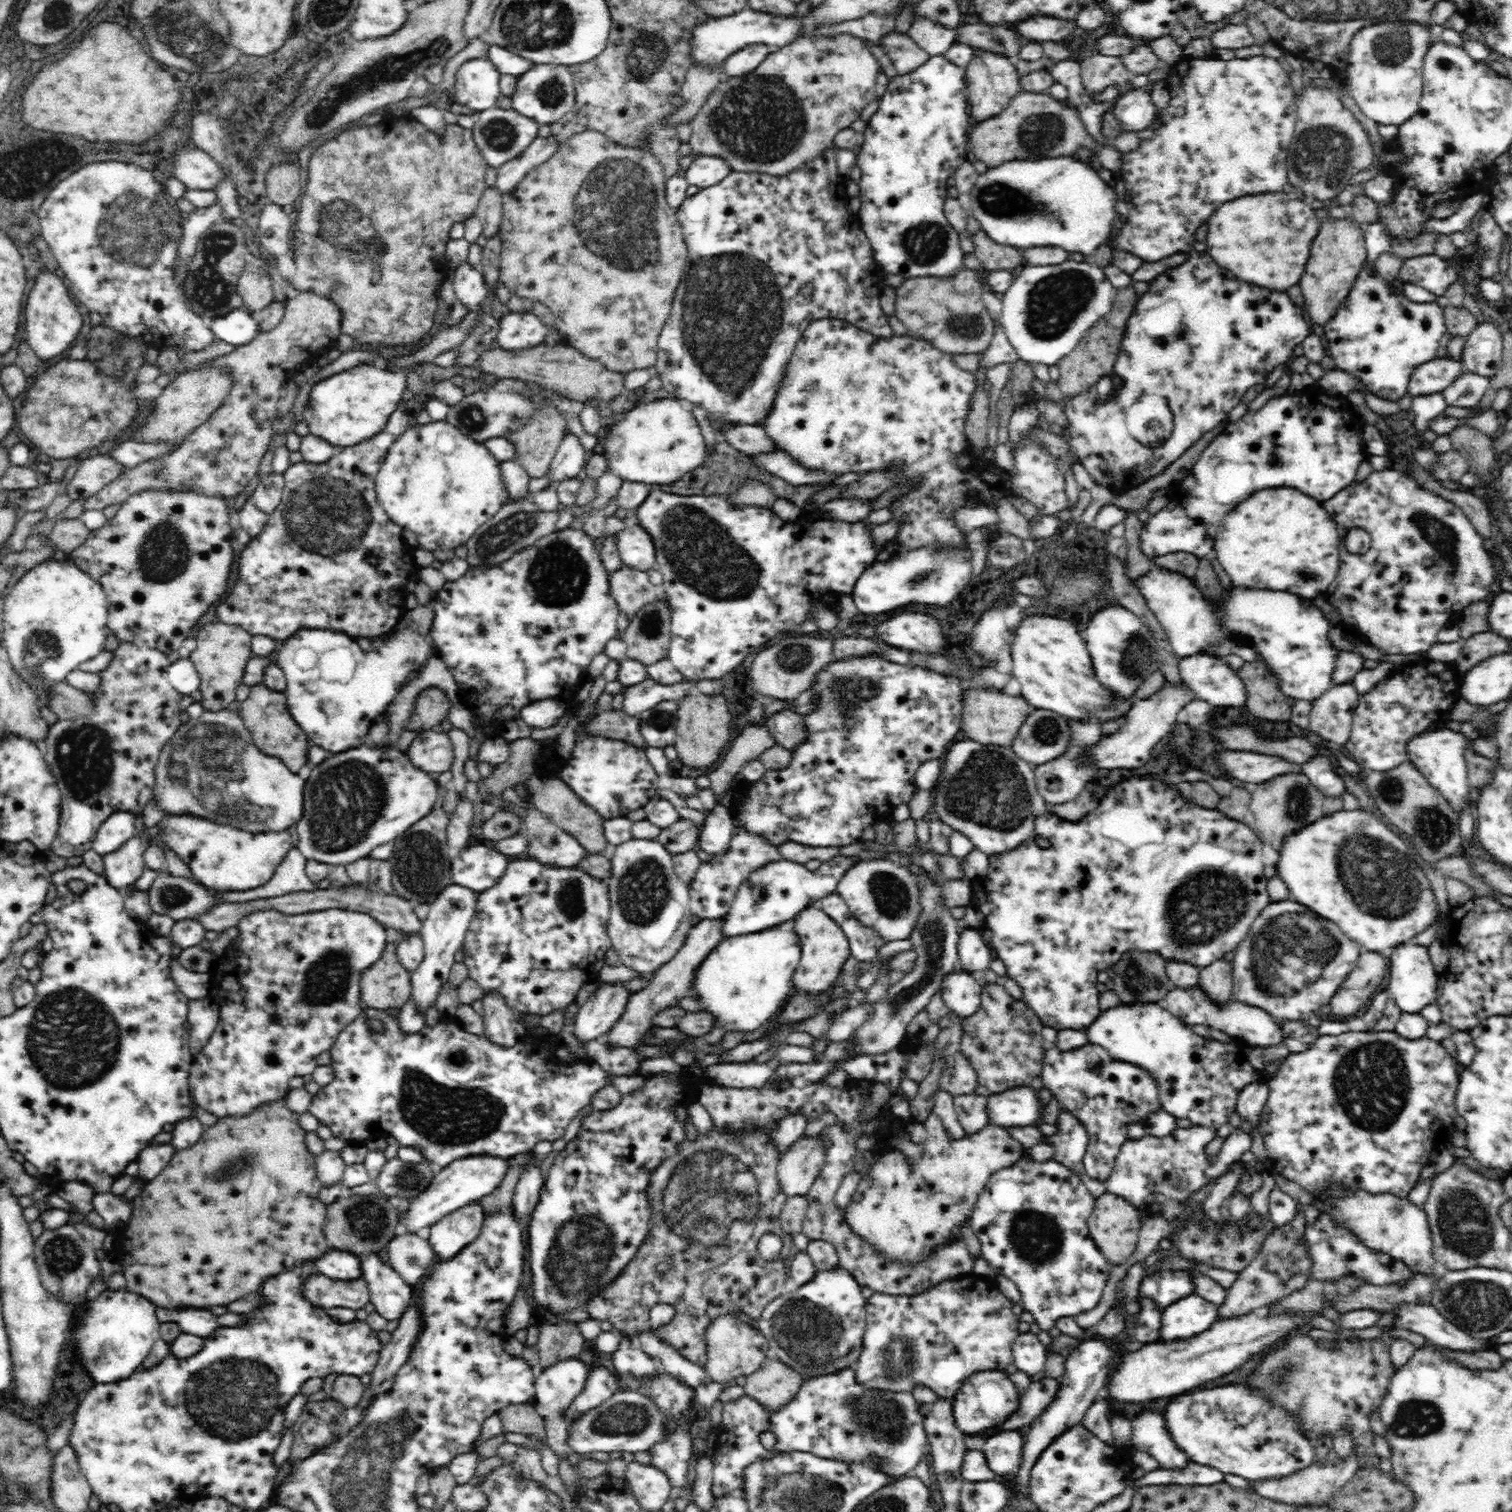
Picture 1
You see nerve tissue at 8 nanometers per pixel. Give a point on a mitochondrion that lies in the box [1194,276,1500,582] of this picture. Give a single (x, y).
(1447, 543)

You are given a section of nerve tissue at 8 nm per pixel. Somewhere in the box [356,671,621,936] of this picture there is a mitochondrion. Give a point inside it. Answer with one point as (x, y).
(420, 861)

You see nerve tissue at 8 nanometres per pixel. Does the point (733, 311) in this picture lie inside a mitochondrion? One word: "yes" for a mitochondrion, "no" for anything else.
yes

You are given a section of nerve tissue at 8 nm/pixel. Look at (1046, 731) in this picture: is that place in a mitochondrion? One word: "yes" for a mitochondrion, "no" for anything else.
yes

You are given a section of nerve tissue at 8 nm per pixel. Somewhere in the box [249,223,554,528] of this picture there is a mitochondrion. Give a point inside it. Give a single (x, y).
(474, 419)

